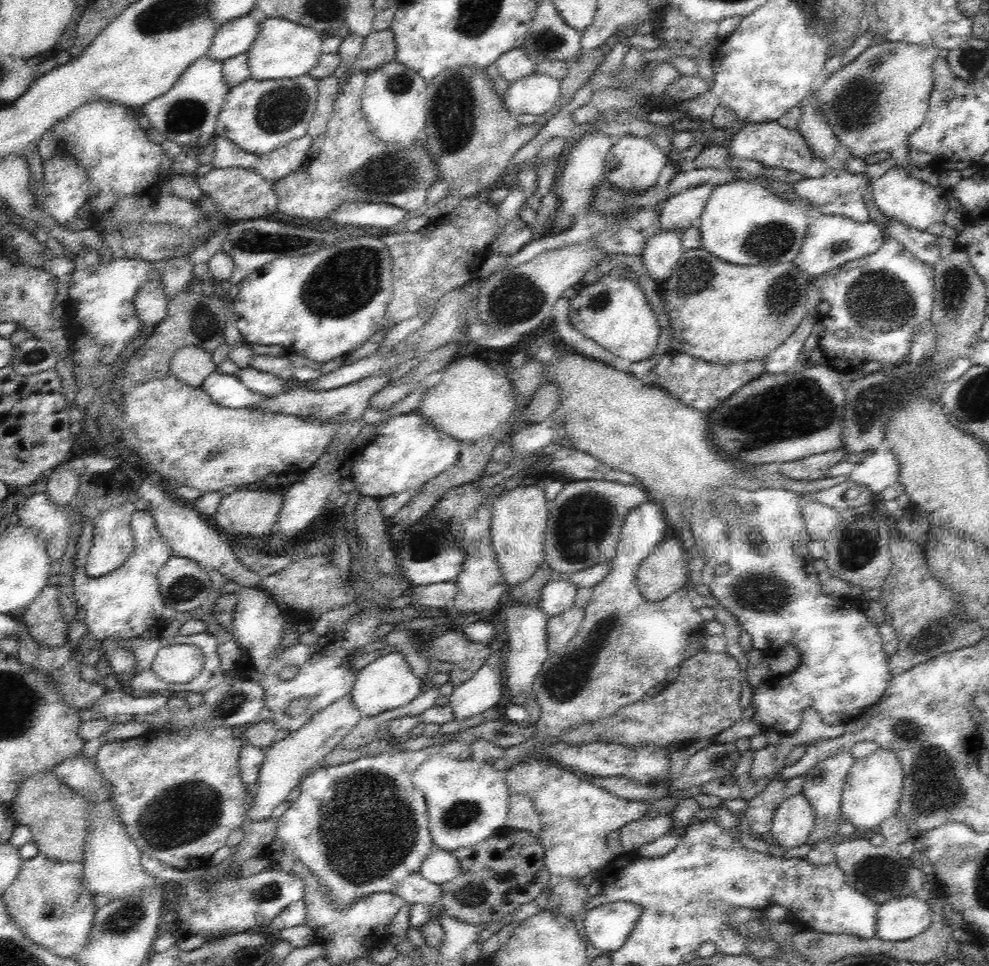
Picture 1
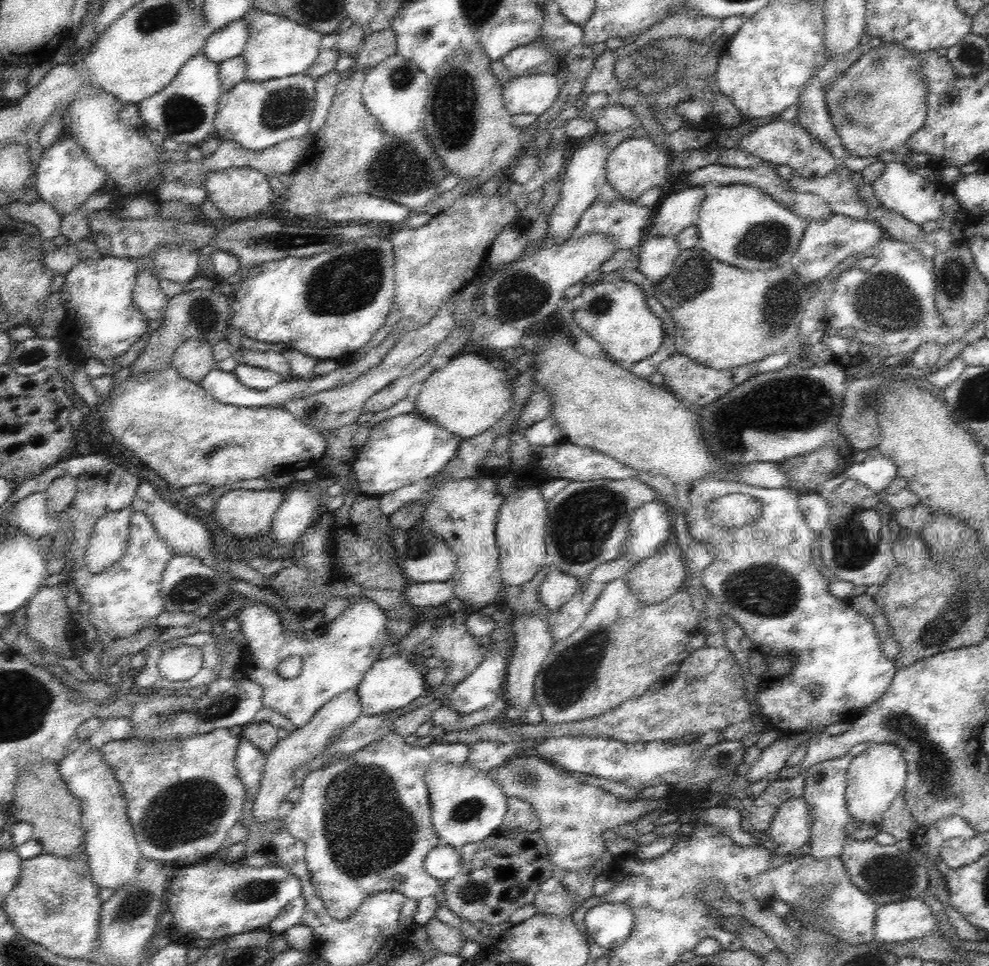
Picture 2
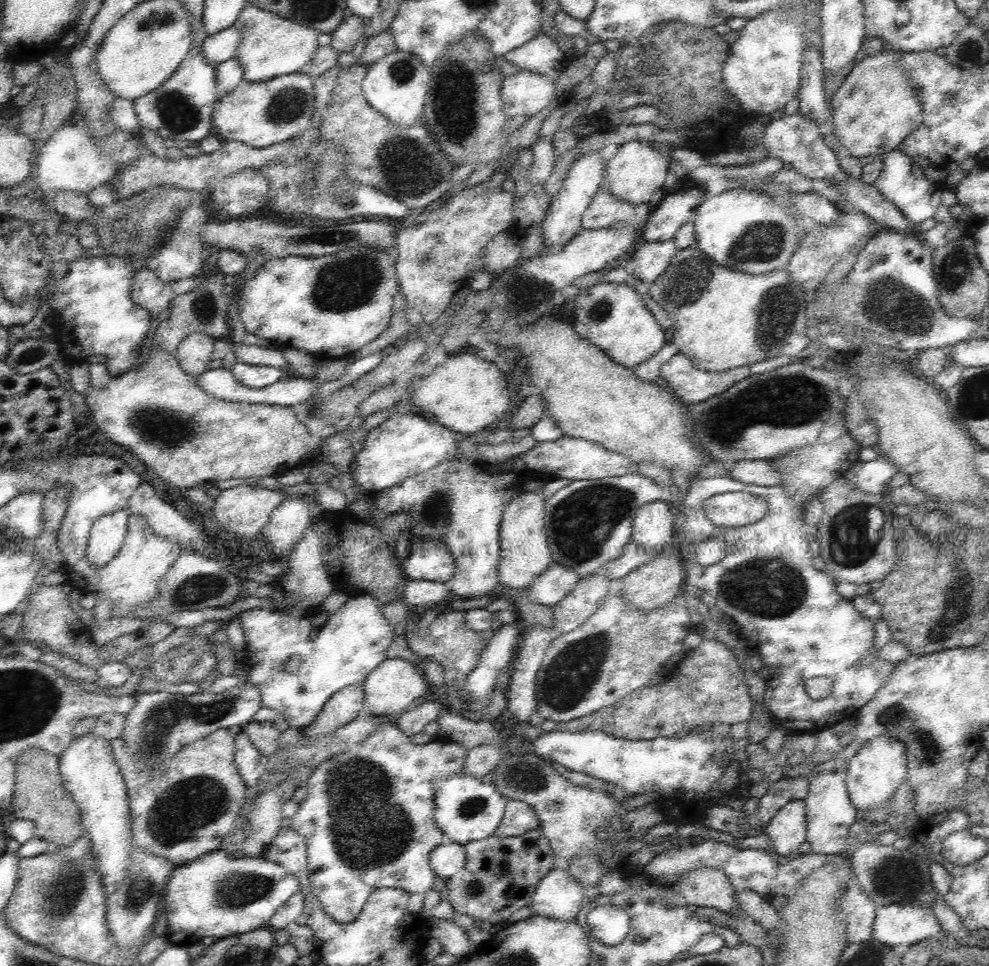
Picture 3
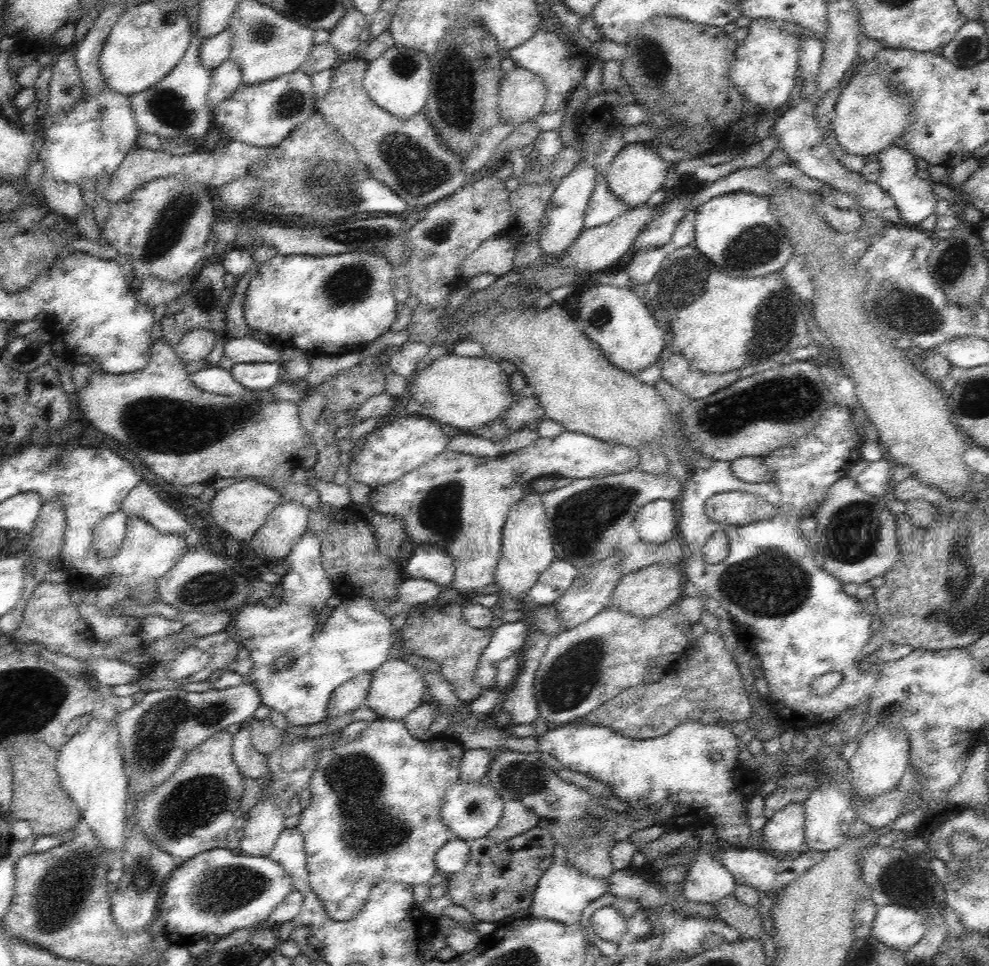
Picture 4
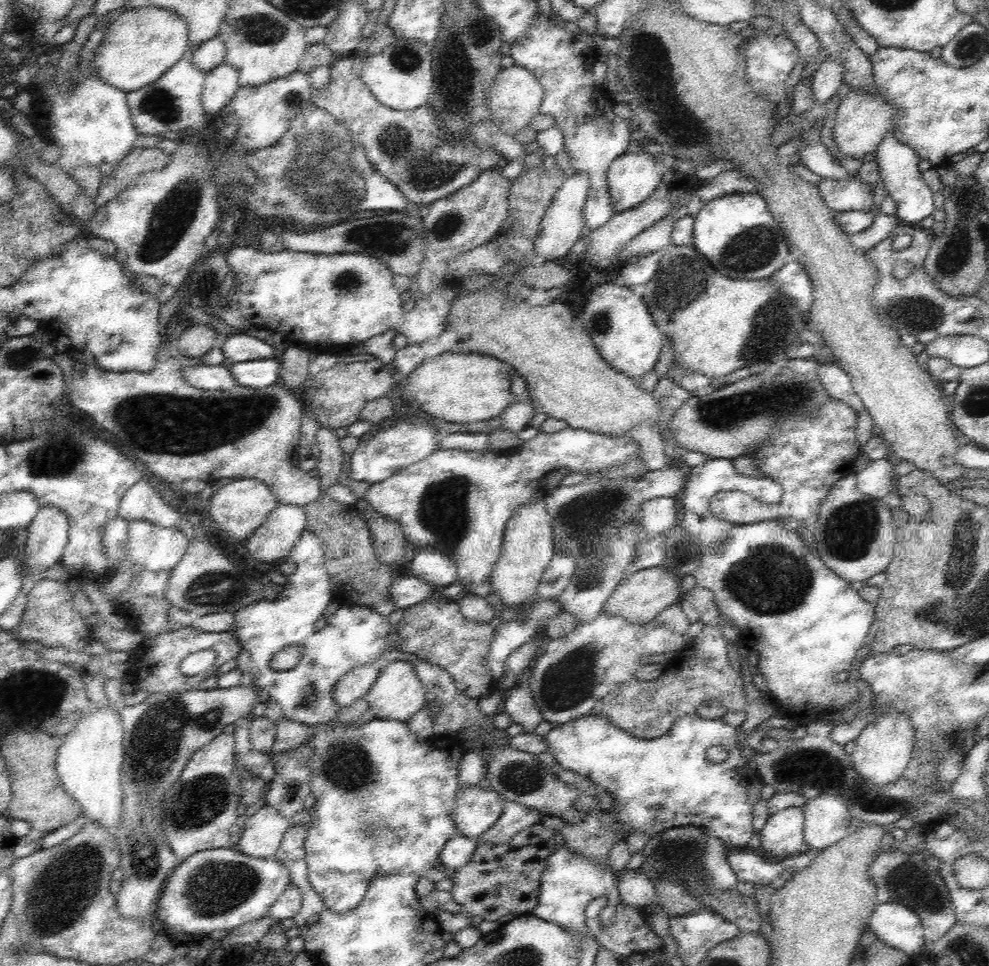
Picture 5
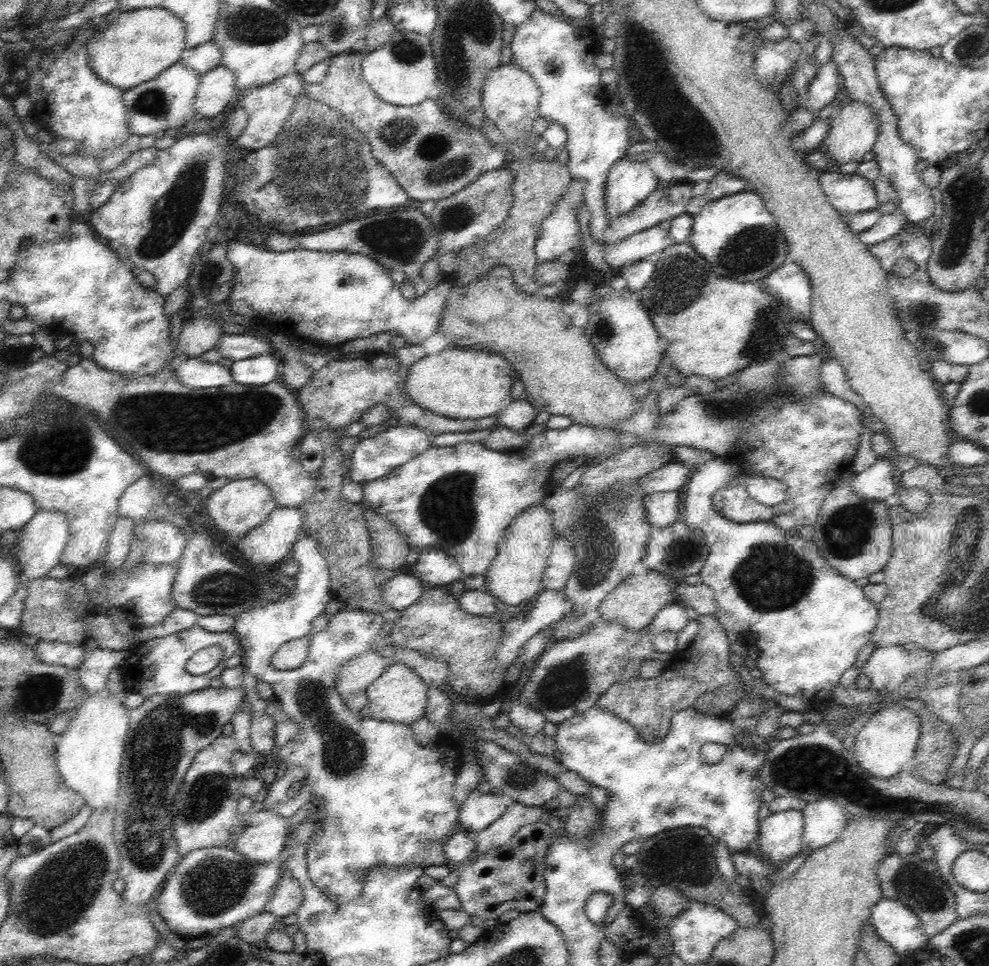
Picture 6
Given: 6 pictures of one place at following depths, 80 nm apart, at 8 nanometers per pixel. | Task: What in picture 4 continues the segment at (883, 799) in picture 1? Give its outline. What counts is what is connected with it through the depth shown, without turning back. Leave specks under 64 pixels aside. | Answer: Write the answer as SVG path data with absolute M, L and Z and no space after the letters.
M882 724L872 730L865 730L857 737L858 747L847 761L850 767L850 782L853 791L861 798L884 794L898 787L906 768L910 764L910 745L906 731L893 724Z

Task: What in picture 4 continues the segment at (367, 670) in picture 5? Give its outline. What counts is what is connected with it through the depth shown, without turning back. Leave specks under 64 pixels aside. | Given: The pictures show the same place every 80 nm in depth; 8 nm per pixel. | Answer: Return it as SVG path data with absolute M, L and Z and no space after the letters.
M368 670L368 672L363 672L363 674L349 679L344 684L340 684L330 697L325 720L344 716L344 714L365 704L372 684L372 676L374 676L374 671Z

